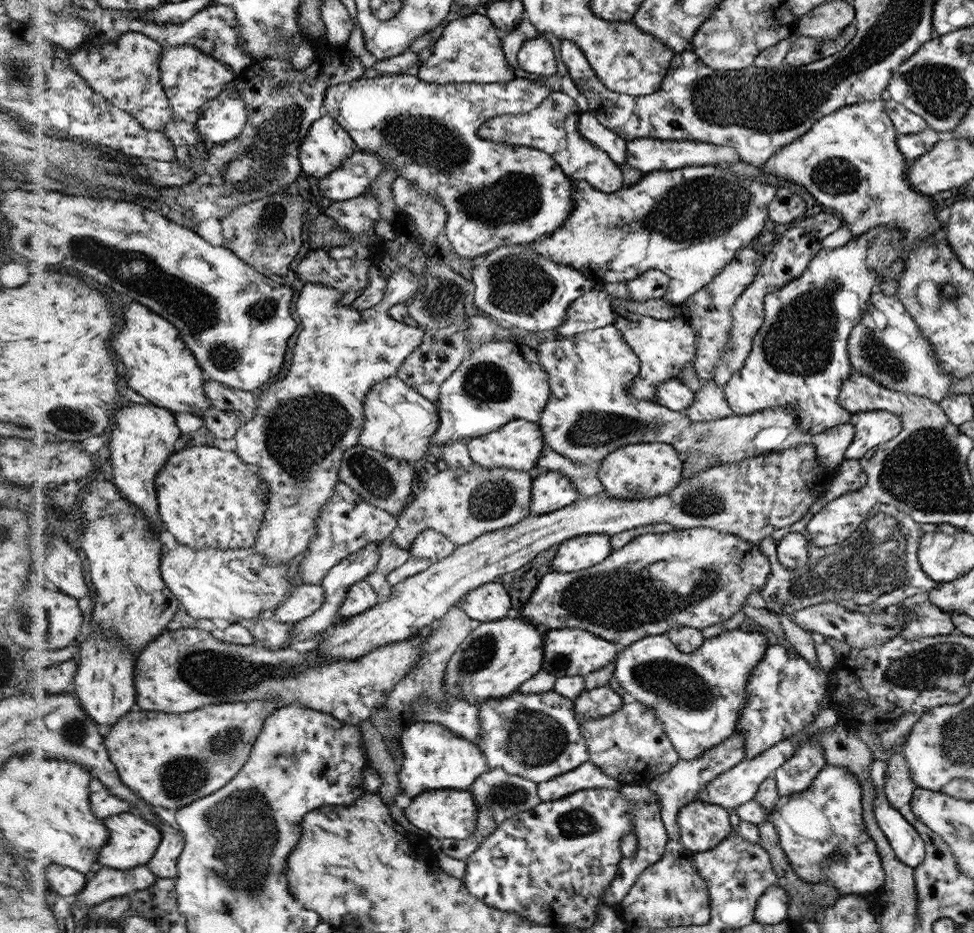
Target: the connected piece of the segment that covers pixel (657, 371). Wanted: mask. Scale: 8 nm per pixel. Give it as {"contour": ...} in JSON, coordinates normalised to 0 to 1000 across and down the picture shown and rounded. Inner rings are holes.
{"contour":[[[639,331],[632,335],[632,352],[639,354],[643,367],[657,385],[655,403],[647,411],[645,420],[650,427],[671,431],[679,409],[696,404],[700,395],[710,392],[716,382],[717,356],[702,342],[671,342],[665,338]]]}

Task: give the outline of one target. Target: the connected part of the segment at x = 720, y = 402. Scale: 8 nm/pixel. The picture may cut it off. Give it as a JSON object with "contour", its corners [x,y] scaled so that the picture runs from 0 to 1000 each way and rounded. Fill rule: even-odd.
{"contour":[[[731,406],[724,408],[715,421],[715,430],[702,441],[709,451],[730,451],[755,445],[743,418],[733,411]]]}

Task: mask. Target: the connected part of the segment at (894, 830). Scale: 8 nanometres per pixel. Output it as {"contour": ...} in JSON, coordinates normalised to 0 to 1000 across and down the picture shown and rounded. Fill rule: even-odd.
{"contour":[[[908,815],[898,816],[898,822],[893,825],[893,834],[897,839],[896,868],[906,892],[920,913],[920,919],[940,932],[949,922],[949,900],[936,883],[912,860],[908,847],[912,829],[913,819]]]}

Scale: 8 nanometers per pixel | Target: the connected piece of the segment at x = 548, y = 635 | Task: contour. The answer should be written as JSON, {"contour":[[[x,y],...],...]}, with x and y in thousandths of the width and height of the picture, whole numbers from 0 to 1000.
{"contour":[[[577,673],[573,675],[560,676],[560,697],[557,716],[563,722],[571,727],[583,725],[599,726],[617,717],[620,713],[632,710],[631,689],[616,681],[608,680],[604,675],[593,673]]]}

